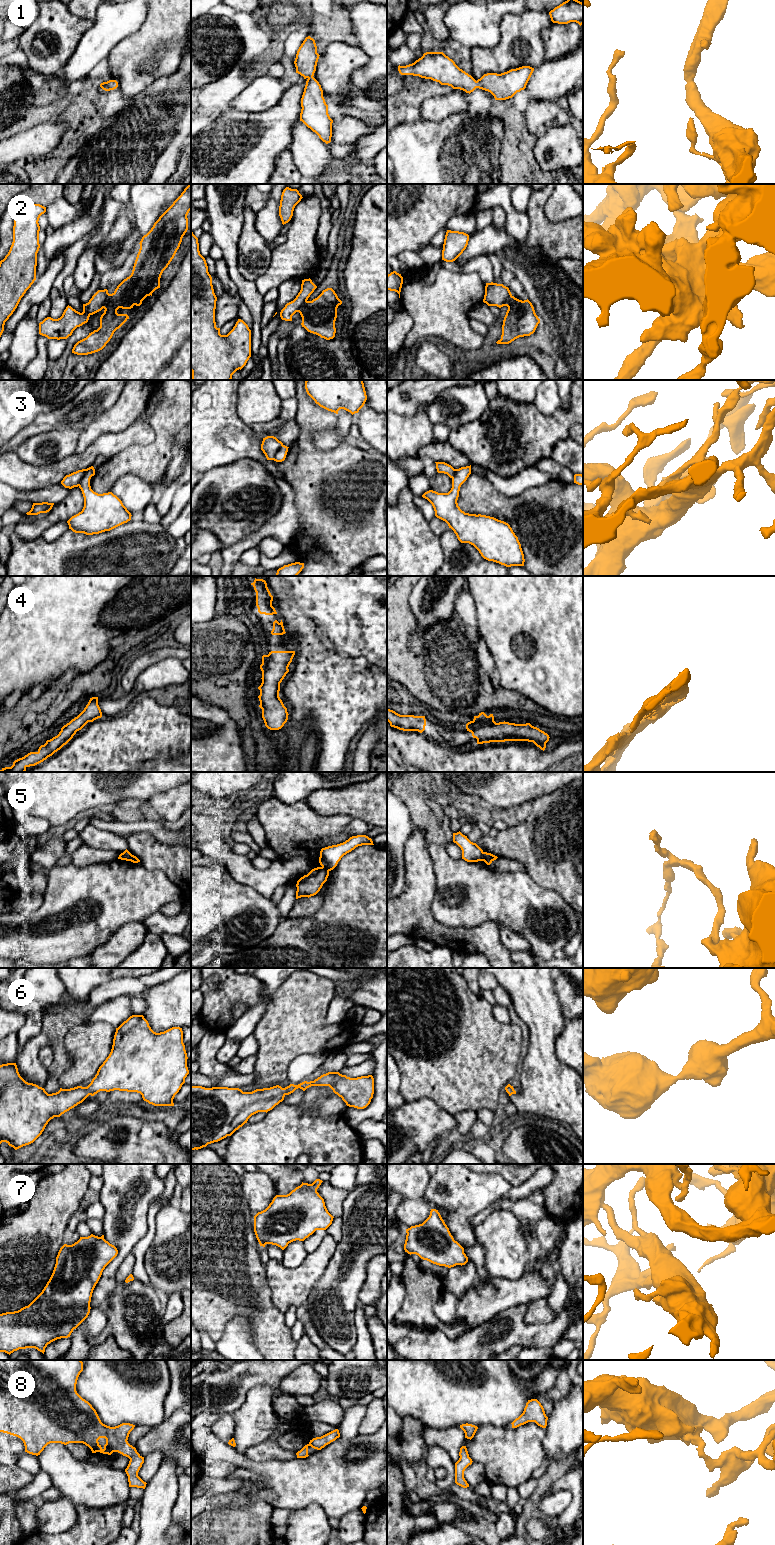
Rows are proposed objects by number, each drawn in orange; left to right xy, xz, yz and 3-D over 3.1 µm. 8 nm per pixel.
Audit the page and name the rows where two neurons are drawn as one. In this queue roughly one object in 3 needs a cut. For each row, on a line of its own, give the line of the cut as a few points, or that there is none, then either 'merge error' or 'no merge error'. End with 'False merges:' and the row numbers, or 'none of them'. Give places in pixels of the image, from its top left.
1: no cut | no merge error
2: no cut | no merge error
3: xy (85, 469), (84, 476), (78, 485) | merge error
4: no cut | no merge error
5: xy (128, 852), (130, 860) | merge error
6: no cut | no merge error
7: no cut | no merge error
8: no cut | no merge error
False merges: 3, 5

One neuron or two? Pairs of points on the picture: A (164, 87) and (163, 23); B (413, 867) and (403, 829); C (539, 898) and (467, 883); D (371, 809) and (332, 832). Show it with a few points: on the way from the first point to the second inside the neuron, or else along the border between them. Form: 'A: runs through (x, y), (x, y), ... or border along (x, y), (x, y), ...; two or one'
A: border along (180, 62), (172, 73), (159, 77), (144, 90); two
B: border along (414, 827), (405, 843), (404, 864); two
C: runs through (521, 898), (485, 895); one
D: border along (329, 815), (349, 815), (352, 818); two

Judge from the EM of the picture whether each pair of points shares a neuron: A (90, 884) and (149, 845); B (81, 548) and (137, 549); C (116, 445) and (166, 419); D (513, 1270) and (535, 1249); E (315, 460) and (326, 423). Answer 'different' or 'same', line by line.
A: different
B: same
C: different
D: different
E: same

